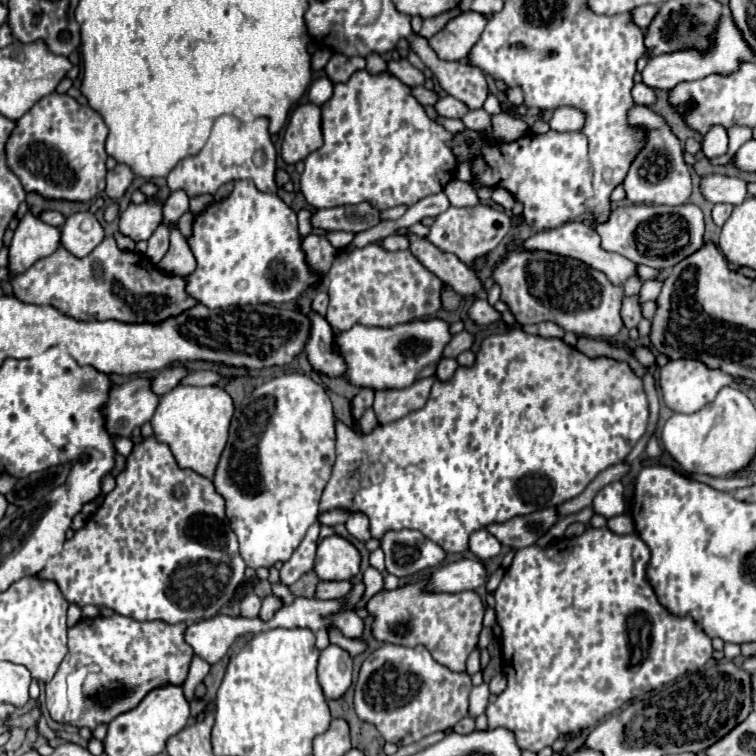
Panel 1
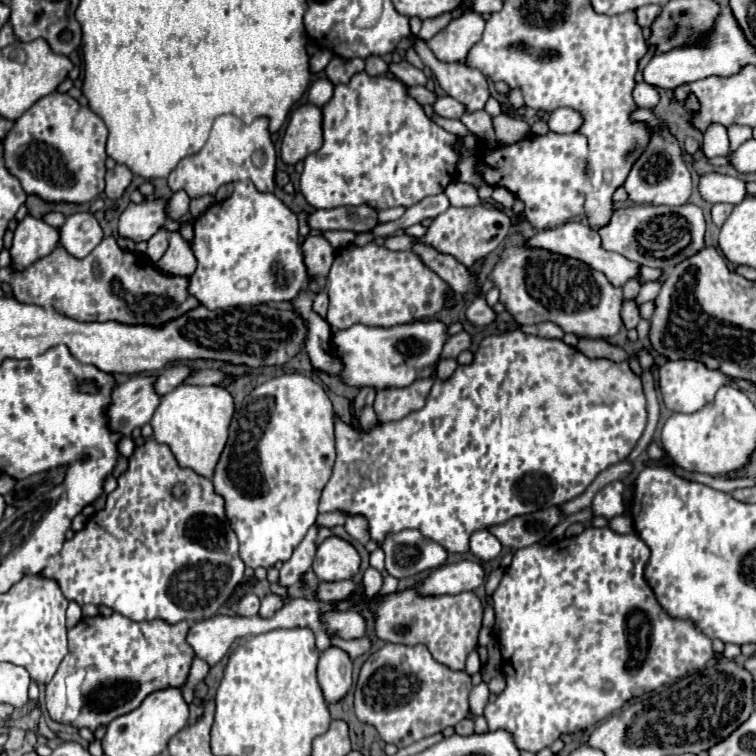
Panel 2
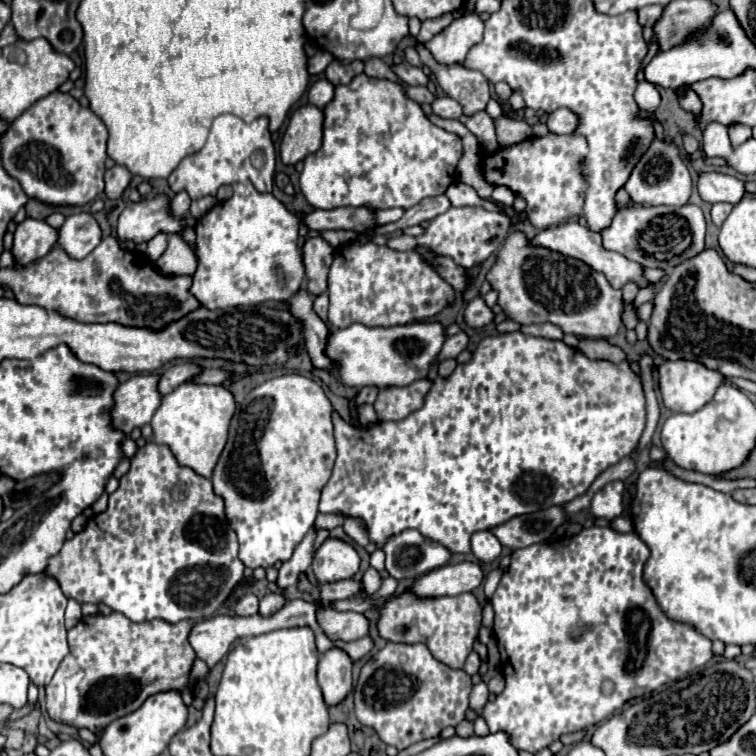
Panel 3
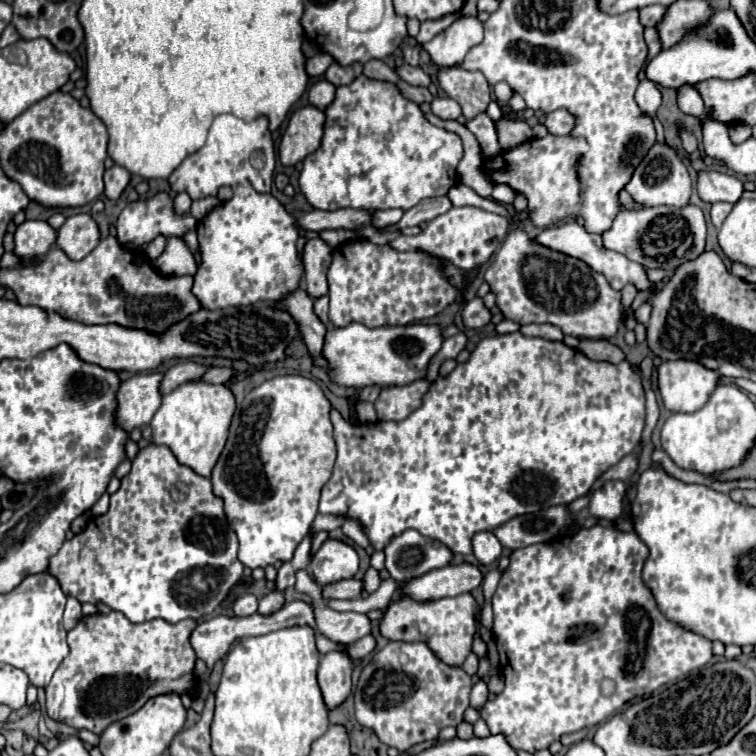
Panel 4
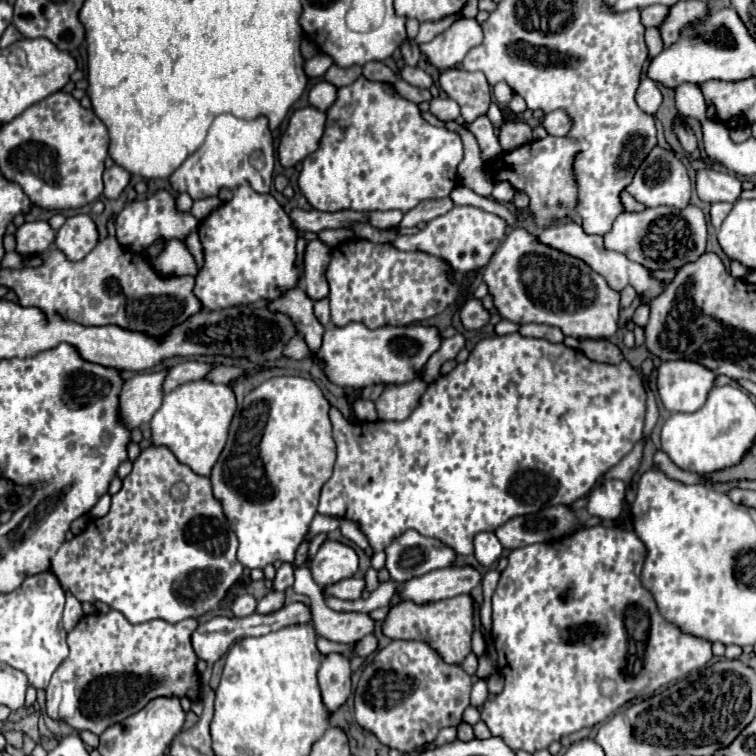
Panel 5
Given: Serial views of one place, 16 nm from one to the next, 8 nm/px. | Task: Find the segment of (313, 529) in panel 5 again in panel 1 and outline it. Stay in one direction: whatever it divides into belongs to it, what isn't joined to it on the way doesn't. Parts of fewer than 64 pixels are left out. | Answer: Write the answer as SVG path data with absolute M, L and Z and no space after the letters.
M326 512L318 516L318 522L320 526L336 526L336 524L344 524L346 518L348 518L346 512Z

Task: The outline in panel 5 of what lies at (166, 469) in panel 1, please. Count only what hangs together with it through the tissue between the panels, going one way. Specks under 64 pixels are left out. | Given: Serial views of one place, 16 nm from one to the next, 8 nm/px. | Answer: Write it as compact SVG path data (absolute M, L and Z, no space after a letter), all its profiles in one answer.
M152 446L142 450L122 490L112 496L110 512L104 518L92 520L88 528L70 542L64 542L52 556L50 572L60 580L62 588L72 592L80 602L100 600L122 612L130 624L156 618L174 624L184 618L200 618L218 606L244 570L236 558L236 548L238 538L220 502L212 496L210 480L178 462L168 448Z

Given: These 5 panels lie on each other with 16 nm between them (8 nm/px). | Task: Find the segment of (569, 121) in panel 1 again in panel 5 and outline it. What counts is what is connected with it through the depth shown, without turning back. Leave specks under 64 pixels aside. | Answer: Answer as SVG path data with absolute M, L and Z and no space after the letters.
M560 110L548 112L542 120L542 126L550 136L564 136L564 132L568 132L568 116L564 116Z

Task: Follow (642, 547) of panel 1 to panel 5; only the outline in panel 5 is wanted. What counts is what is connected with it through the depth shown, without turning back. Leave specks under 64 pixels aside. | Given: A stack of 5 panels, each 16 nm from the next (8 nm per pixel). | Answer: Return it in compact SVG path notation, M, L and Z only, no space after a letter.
M606 526L584 528L580 532L574 532L572 536L564 536L548 544L530 544L510 552L508 566L500 574L498 586L492 594L492 640L498 654L498 670L504 676L504 690L492 700L484 702L482 714L480 714L480 718L484 720L492 736L500 736L514 752L526 750L532 754L536 750L548 748L554 740L562 740L562 736L568 736L586 726L596 726L604 722L628 700L652 696L660 686L676 680L684 680L684 676L688 676L692 670L700 670L710 662L712 644L708 644L706 640L696 640L696 636L684 636L674 624L668 624L660 616L656 602L652 600L652 594L640 584L642 564L644 564L644 544L640 544L640 538L632 530L606 528Z

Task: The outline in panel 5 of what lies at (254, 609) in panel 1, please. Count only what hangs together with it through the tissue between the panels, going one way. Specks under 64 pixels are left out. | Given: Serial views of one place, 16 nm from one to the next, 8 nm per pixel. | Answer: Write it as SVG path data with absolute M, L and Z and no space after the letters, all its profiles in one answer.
M250 594L236 596L234 602L232 602L232 606L230 606L230 610L232 610L232 614L234 614L236 618L250 616L250 614L254 612L254 608L256 608L256 600L254 600L254 596L250 596Z

